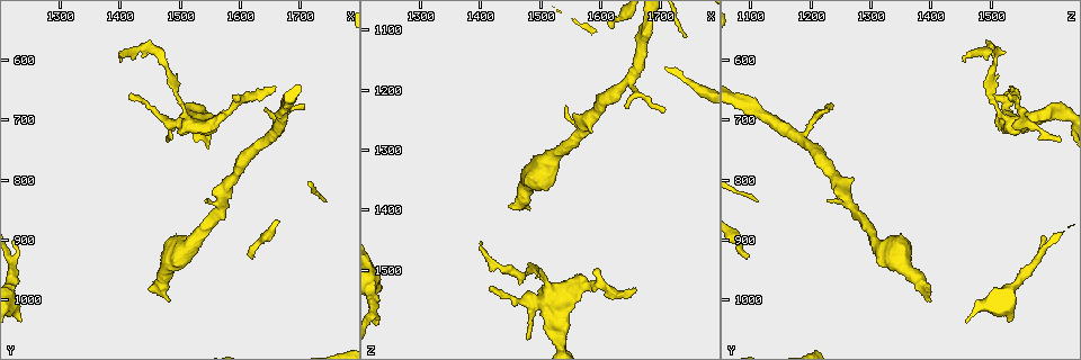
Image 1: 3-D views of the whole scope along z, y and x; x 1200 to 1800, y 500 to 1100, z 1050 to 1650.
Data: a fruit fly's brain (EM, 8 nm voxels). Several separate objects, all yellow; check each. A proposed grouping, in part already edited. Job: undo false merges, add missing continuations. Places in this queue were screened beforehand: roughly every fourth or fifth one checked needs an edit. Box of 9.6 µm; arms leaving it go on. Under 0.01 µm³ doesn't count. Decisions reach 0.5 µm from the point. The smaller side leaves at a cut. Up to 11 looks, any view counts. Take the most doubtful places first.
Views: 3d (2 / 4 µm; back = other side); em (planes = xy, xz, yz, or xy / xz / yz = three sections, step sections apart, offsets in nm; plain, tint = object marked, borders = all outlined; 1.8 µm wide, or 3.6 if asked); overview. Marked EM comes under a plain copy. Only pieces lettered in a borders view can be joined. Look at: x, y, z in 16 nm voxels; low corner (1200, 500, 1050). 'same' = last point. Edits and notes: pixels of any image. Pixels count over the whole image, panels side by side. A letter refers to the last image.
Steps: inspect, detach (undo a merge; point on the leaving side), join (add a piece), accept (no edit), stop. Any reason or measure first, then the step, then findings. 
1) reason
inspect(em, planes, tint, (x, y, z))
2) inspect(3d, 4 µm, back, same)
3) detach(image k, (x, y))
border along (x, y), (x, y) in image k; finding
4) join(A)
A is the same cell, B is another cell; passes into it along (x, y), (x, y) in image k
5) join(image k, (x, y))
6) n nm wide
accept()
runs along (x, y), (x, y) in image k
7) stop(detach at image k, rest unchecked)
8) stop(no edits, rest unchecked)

inspect(em, xz, step 16, tint, (1505, 675, 1590))

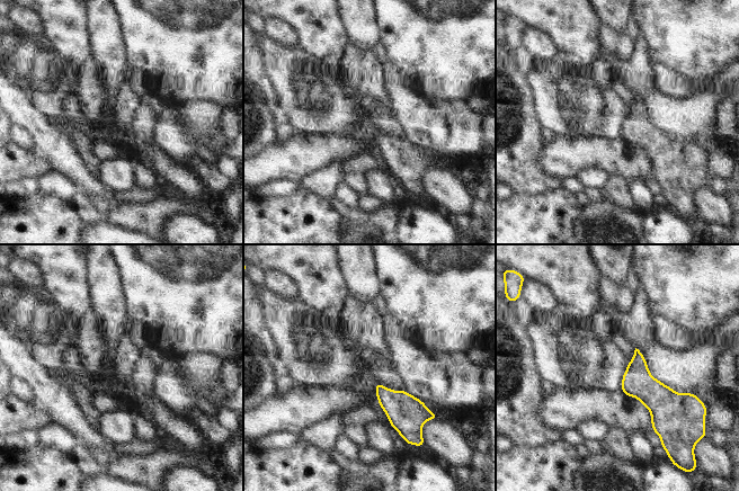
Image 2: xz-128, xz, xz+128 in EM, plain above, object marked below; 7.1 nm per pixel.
another direction
inspect(em, planes, borders, same)

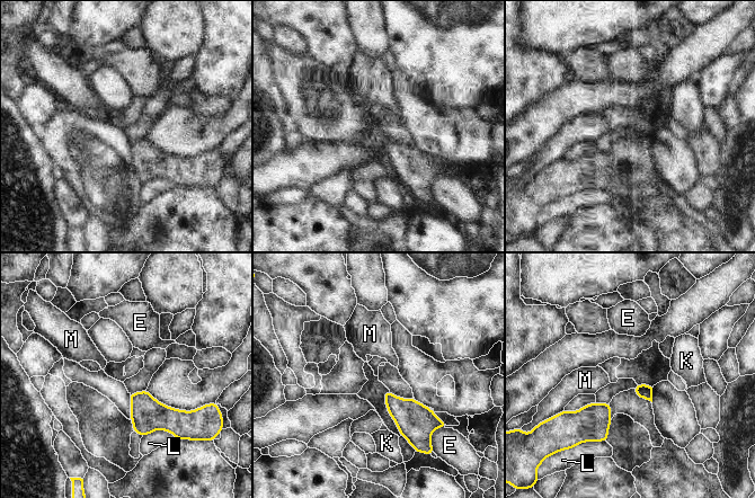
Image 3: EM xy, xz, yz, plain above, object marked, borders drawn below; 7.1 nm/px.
L touches over 240 nm
accept()
E, K, L and M are other cells; none of them fits

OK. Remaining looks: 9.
end of a long branch
inspect(em, planes, borders, (1620, 930, 1095))

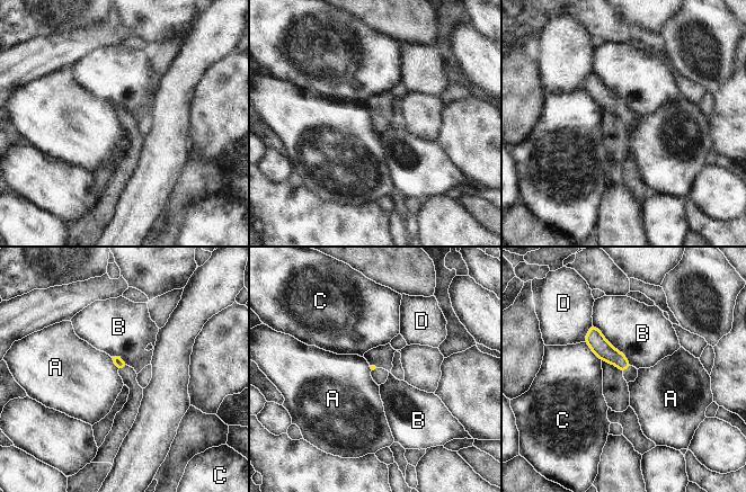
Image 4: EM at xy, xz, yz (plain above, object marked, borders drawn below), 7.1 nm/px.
accept()
A, B, C and D are other cells; border along (110, 357), (117, 370) in image 4; no lettered piece goes on from it

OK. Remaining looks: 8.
branch stops here
inspect(em, planes, borders, (1645, 680, 1230))

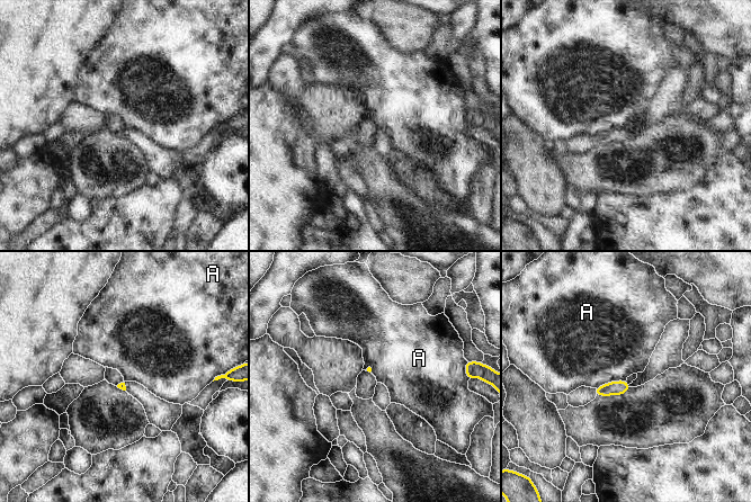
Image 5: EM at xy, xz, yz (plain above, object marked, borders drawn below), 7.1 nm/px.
accept()
A is another cell; border along (625, 381), (610, 381), (596, 388) in image 5; none of them fits

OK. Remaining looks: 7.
sharp bend
inspect(3d, 2 µm, (1450, 580, 1500))

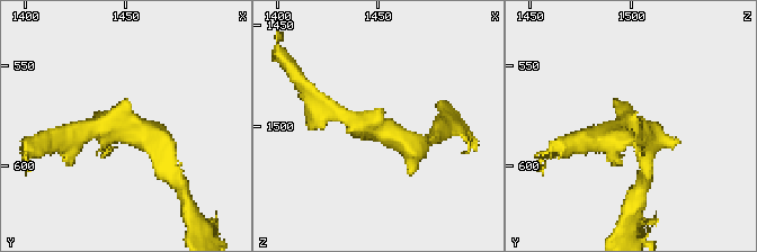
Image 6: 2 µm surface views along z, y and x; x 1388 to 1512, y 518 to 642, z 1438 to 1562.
shape alone is not enough
inspect(em, xz, step 4, tint, (1451, 580, 1502))

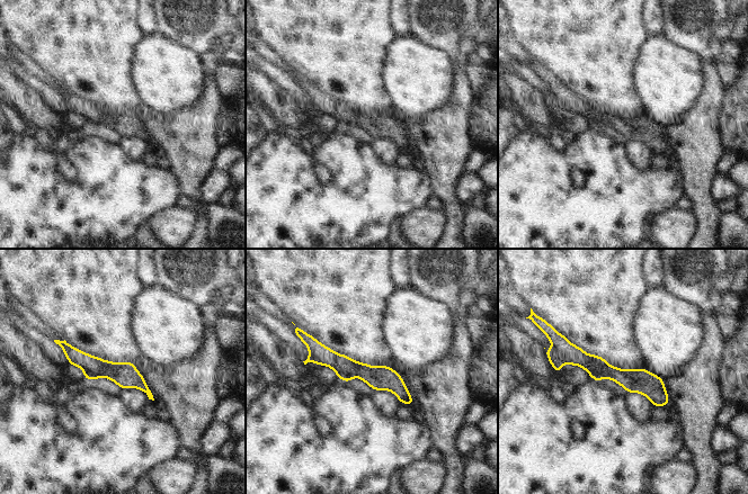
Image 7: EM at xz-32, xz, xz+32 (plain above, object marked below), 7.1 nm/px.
inspect(em, planes, borders, same)

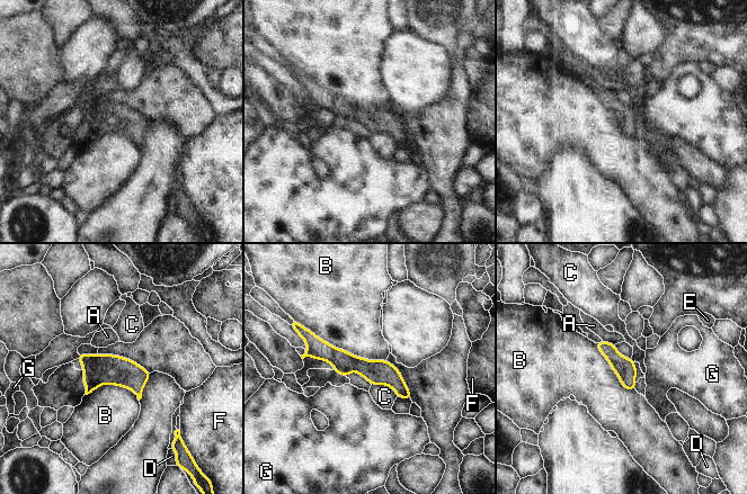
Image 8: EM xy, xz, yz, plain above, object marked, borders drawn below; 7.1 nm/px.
accept()
A, B, C, D, E, F and G are other cells; all the same neuron

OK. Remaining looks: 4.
stop(no edits, rest unchecked)

